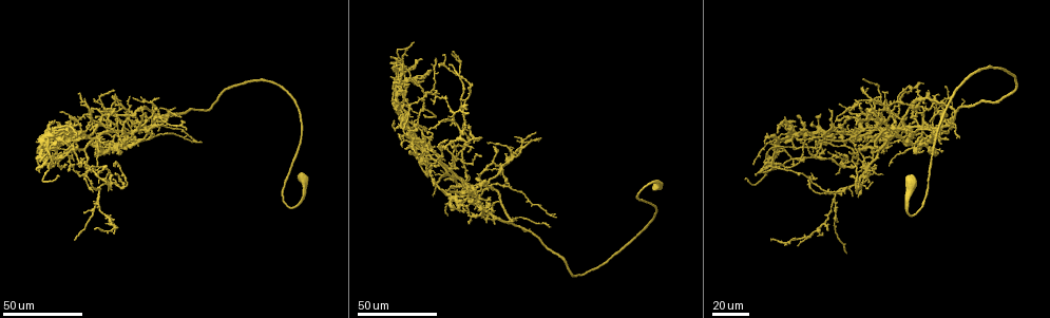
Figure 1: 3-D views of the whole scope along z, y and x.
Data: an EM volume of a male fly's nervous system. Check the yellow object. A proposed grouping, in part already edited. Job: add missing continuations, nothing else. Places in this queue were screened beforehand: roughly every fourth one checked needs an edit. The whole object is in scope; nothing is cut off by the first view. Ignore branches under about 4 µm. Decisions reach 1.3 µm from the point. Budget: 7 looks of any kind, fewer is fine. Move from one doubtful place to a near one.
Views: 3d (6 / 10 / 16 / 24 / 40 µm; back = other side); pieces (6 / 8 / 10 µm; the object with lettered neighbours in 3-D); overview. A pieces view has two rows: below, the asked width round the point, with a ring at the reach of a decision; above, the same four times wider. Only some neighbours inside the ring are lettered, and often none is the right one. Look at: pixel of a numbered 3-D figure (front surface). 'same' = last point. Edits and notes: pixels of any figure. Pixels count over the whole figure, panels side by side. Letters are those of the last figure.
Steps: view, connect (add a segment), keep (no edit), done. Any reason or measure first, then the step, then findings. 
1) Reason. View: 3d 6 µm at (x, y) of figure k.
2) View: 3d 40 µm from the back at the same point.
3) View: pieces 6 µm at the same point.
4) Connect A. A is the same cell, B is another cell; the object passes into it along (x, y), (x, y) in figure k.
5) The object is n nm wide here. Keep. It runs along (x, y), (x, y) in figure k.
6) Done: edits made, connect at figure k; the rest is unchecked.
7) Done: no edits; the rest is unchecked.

Branch stops here. View: 3d 24 µm at (776, 132) of figure 1.

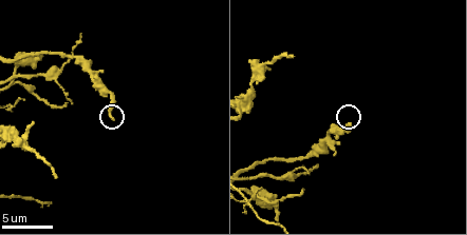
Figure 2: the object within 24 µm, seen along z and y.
View: pieces 10 µm at (113, 119) of figure 2.

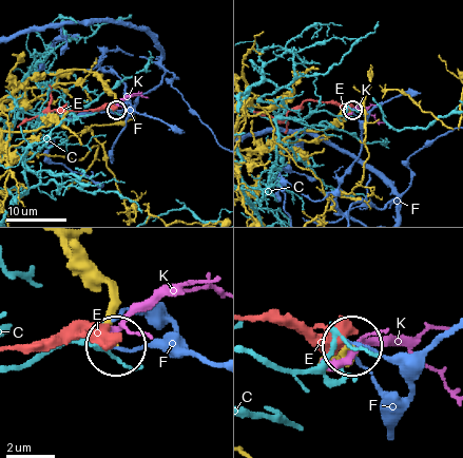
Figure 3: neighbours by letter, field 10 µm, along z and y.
Keep. C, E, F and K are other cells; no lettered segment goes on from it.

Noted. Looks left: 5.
Tapers out. View: 3d 40 µm at (414, 117) of figure 1.

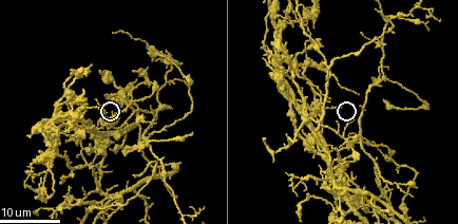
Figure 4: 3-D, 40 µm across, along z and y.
View: pieces 8 µm at (340, 107) of figure 4.

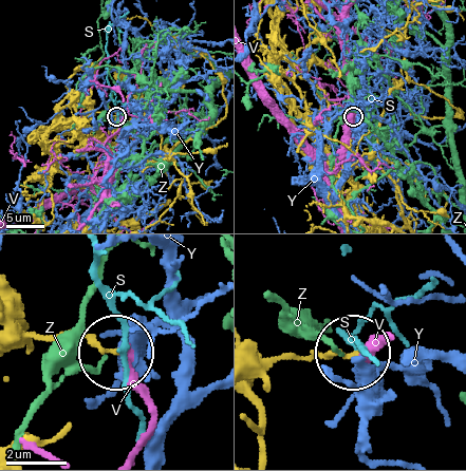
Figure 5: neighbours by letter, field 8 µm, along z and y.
The object is 150 nm wide here. Keep. S, V, Y and Z are other cells; no lettered segment goes on from it.

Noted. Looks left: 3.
Tapers out. View: 3d 24 µm at (117, 105) of figure 4.

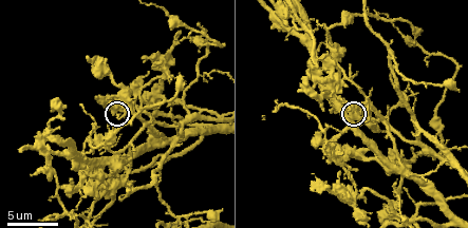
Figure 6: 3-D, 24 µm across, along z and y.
What lies round it. View: pieces 8 µm at (119, 114) of figure 6.

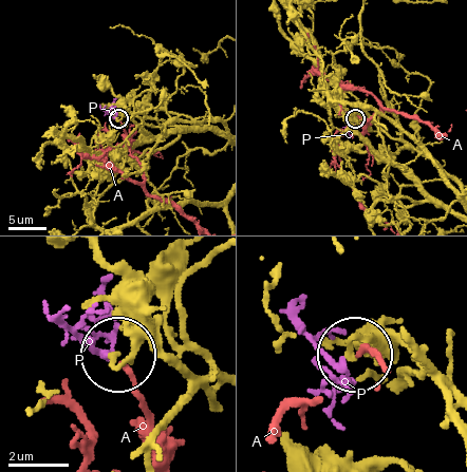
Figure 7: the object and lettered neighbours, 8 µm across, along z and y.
Keep. A and P are other cells; none of them fits.

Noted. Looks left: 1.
Done: no edits; the rest is unchecked.

